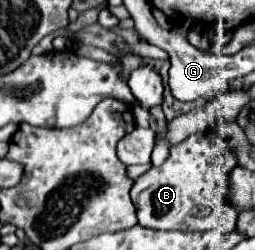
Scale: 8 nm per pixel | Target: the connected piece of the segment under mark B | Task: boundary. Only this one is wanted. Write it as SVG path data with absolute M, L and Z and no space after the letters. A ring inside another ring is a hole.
M207 129L189 135L185 141L171 147L163 165L135 179L131 199L137 207L139 225L161 231L235 231L239 211L227 203L227 175L235 165L235 155L215 131Z

